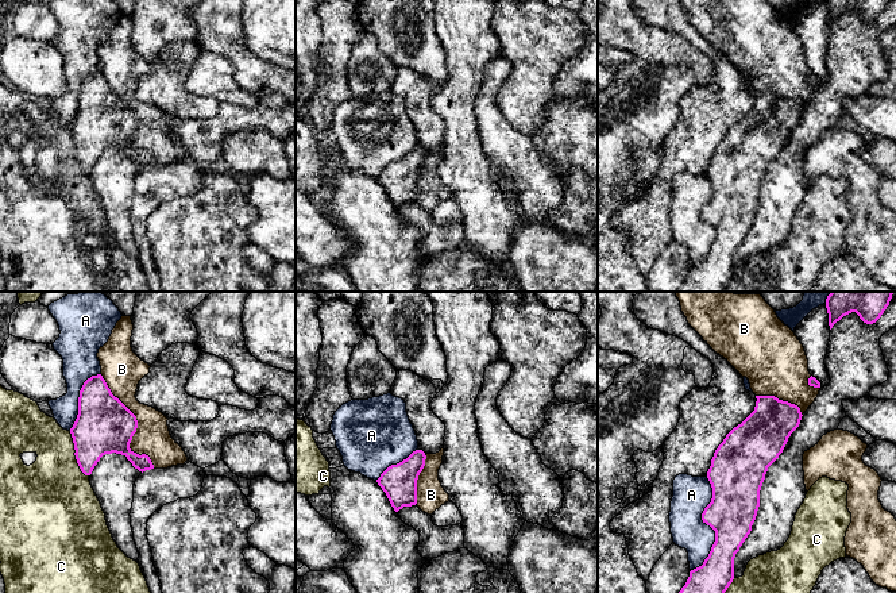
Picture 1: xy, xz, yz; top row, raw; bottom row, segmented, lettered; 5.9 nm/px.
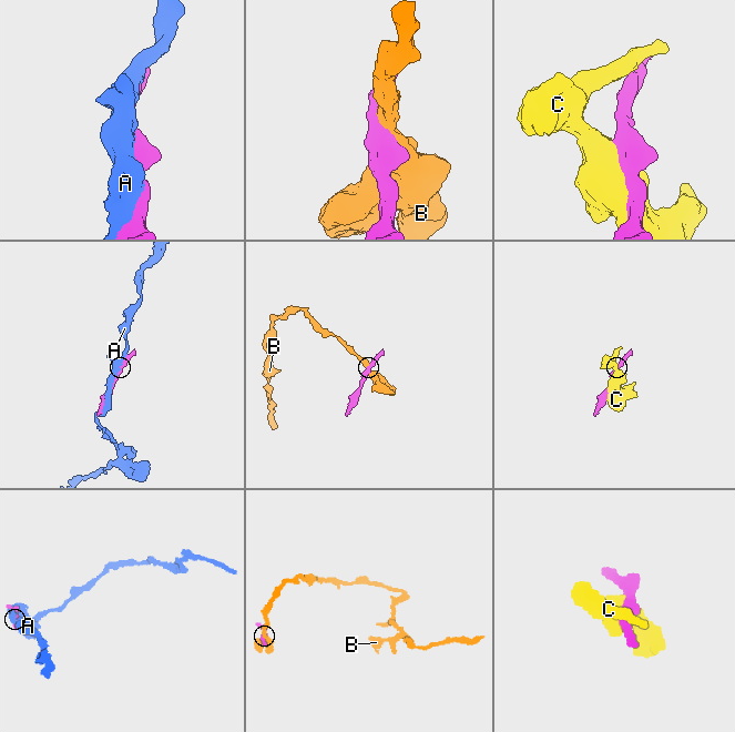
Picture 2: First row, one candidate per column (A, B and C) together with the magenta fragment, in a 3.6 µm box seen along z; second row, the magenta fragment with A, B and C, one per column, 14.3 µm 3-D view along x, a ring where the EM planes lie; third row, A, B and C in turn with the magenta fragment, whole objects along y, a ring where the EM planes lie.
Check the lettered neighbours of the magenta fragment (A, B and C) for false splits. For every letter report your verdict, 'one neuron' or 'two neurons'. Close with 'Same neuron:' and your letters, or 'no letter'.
A: two neurons
B: two neurons
C: two neurons
Same neuron: no letter

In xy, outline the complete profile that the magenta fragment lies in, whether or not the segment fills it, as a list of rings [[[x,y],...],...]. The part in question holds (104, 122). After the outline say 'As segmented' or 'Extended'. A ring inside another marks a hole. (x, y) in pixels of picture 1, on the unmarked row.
[[[101,72],[88,76],[78,95],[78,112],[70,126],[81,169],[90,173],[105,151],[121,151],[139,169],[154,166],[148,153],[130,146],[138,126],[136,113],[112,92]]]. As segmented

